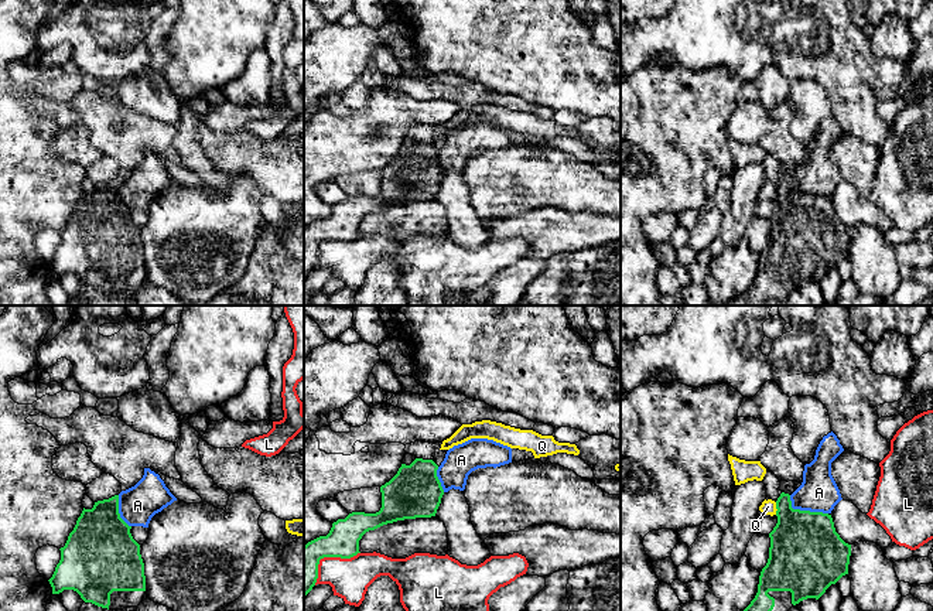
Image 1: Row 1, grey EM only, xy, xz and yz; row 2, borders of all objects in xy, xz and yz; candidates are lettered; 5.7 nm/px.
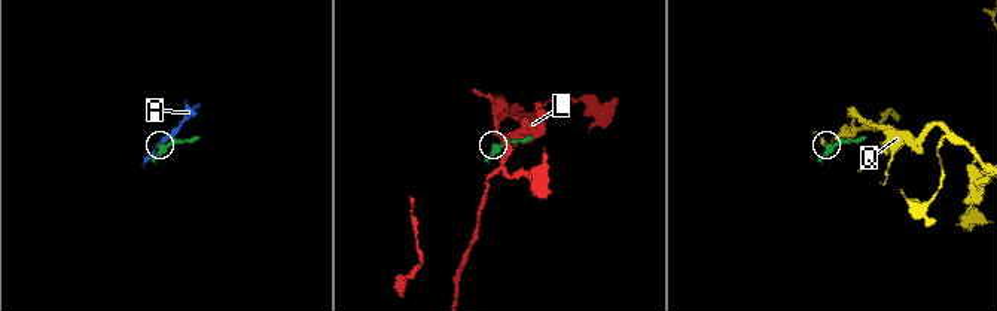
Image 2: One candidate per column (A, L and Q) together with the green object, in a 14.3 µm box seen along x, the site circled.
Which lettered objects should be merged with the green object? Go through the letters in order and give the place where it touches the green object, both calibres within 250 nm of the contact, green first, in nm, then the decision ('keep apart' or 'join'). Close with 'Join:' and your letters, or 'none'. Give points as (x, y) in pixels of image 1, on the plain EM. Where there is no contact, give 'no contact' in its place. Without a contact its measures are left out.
A: contact yz (805, 194); calibres 420 and 220 nm; keep apart
L: contact xz (327, 239); calibres 190 and 220 nm; keep apart
Q: contact yz (776, 191); calibres 360 and 80 nm; keep apart
Join: none

